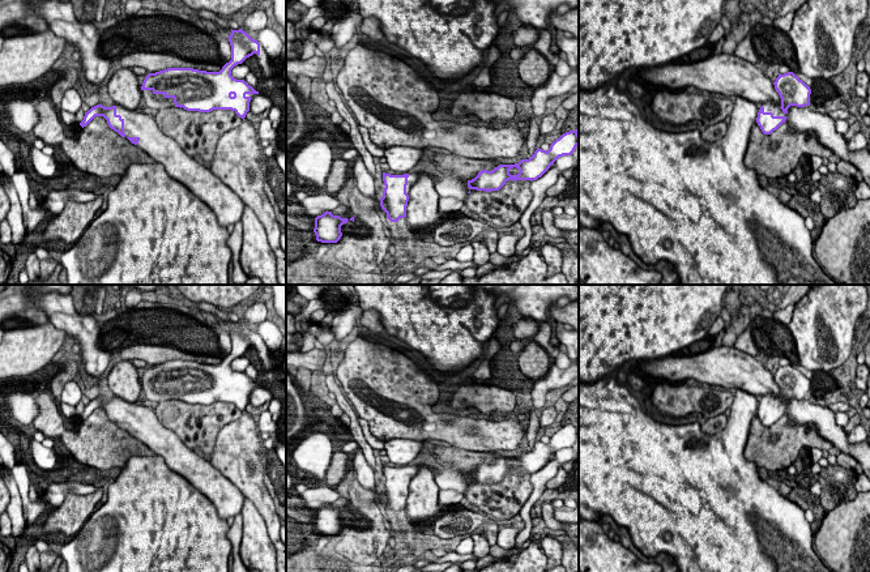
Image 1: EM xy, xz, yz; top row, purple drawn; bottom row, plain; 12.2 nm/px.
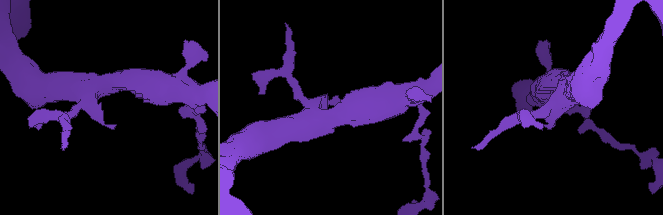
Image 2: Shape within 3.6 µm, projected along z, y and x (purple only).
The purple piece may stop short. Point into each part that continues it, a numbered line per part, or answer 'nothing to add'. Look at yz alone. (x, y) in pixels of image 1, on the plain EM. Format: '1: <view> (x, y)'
1: yz (776, 402)

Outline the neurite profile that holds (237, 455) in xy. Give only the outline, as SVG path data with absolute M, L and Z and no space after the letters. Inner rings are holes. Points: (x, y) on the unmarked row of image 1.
M243 413L239 419L222 427L208 460L259 509L276 547L277 572L286 572L286 545L280 537L283 522L264 483L264 451L256 418Z

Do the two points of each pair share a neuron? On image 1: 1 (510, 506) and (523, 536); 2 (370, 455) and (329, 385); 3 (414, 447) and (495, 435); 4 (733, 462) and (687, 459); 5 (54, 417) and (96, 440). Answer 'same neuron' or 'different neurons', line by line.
1: different neurons
2: same neuron
3: different neurons
4: same neuron
5: same neuron

